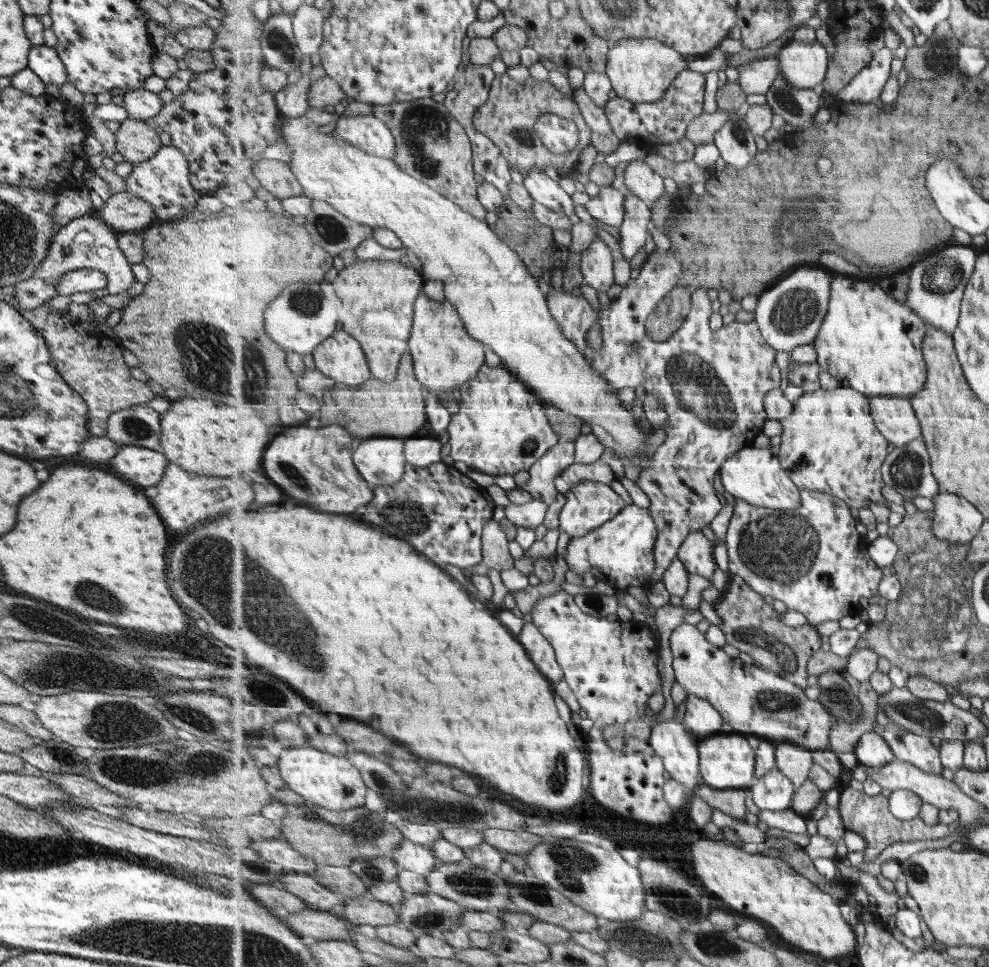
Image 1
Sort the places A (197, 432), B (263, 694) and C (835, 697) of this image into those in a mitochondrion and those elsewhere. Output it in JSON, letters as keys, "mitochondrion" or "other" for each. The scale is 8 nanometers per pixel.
{"A":"other","B":"mitochondrion","C":"mitochondrion"}

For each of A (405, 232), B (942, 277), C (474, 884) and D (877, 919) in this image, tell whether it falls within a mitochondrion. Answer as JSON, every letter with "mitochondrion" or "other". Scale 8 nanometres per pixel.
{"A":"other","B":"mitochondrion","C":"mitochondrion","D":"other"}

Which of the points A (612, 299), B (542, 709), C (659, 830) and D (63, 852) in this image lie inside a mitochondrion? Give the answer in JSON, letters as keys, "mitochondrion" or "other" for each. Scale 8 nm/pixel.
{"A":"other","B":"other","C":"other","D":"other"}

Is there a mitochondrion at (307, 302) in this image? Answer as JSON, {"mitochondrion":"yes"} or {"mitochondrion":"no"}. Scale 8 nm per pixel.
{"mitochondrion":"yes"}

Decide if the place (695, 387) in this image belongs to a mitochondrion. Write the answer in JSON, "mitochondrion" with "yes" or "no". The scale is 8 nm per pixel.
{"mitochondrion":"yes"}

